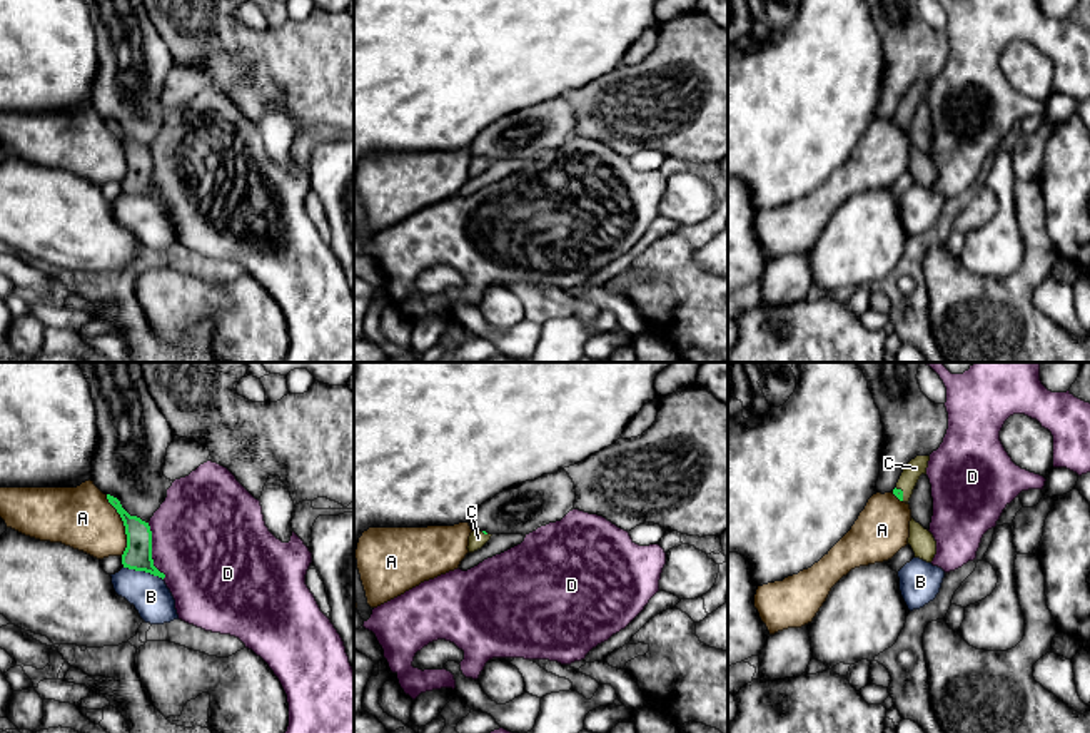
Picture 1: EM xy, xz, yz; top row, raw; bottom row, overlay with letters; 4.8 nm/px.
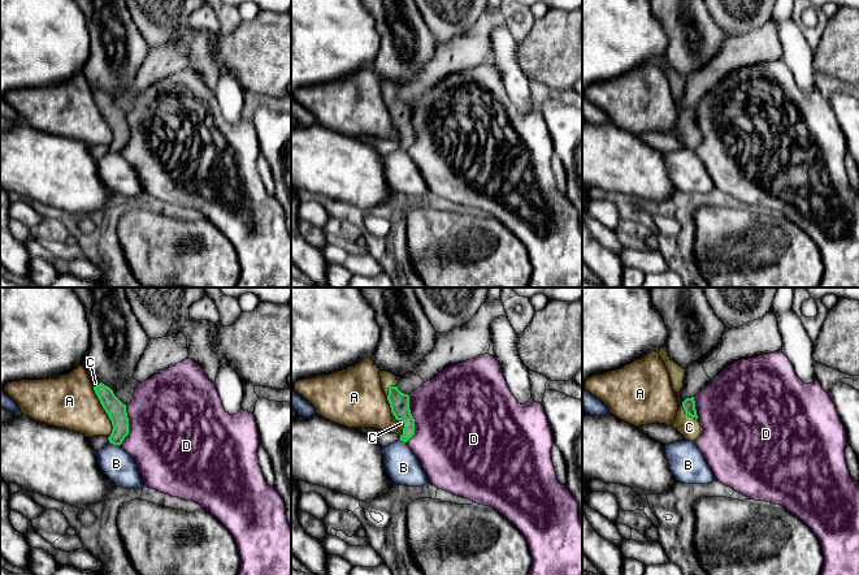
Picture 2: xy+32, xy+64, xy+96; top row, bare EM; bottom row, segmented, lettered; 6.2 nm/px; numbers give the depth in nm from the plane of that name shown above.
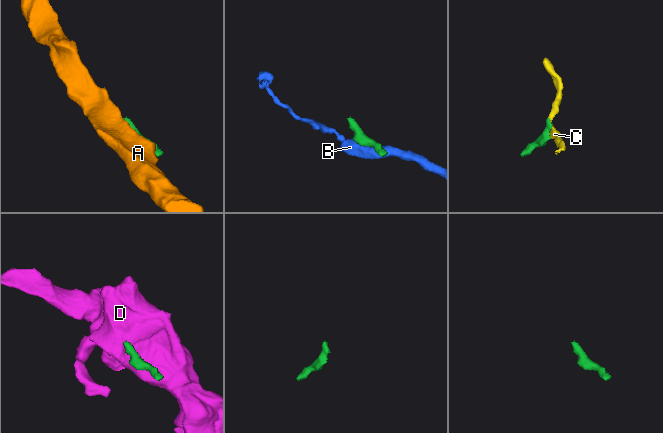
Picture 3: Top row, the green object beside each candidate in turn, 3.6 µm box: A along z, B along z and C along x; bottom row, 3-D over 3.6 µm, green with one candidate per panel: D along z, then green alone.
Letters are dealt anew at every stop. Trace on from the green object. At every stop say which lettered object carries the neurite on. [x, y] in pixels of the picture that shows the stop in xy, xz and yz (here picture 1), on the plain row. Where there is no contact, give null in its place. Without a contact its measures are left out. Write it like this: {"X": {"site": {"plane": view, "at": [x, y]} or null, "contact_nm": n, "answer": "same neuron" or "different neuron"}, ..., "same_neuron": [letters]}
{"A": {"site": {"plane": "xy", "at": [124, 151]}, "contact_nm": 300, "answer": "different neuron"}, "B": {"site": {"plane": "xy", "at": [144, 196]}, "contact_nm": 200, "answer": "different neuron"}, "C": {"site": {"plane": "yz", "at": [902, 119]}, "contact_nm": 80, "answer": "same neuron"}, "D": {"site": {"plane": "xy", "at": [151, 177]}, "contact_nm": 280, "answer": "different neuron"}, "same_neuron": ["C"]}

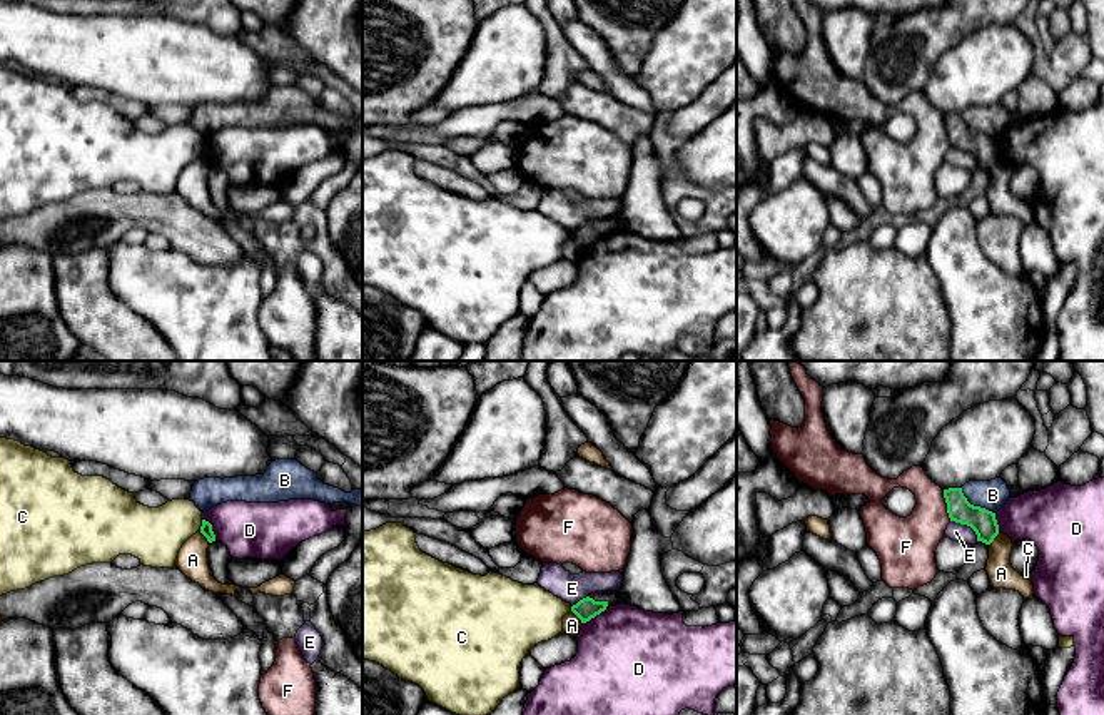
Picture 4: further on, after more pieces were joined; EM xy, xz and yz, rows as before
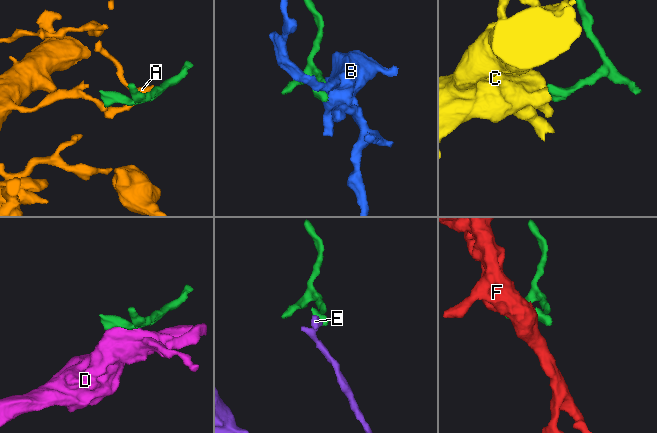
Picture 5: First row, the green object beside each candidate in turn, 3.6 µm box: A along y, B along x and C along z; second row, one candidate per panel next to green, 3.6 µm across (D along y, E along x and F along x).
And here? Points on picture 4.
{"A": {"site": {"plane": "yz", "at": [994, 162]}, "contact_nm": 90, "answer": "different neuron"}, "B": {"site": {"plane": "yz", "at": [976, 132]}, "contact_nm": 200, "answer": "different neuron"}, "C": {"site": {"plane": "xy", "at": [202, 151]}, "contact_nm": 60, "answer": "different neuron"}, "D": {"site": {"plane": "xy", "at": [211, 154]}, "contact_nm": 120, "answer": "different neuron"}, "E": {"site": {"plane": "yz", "at": [967, 151]}, "contact_nm": 170, "answer": "different neuron"}, "F": {"site": {"plane": "yz", "at": [947, 131]}, "contact_nm": 160, "answer": "different neuron"}, "same_neuron": []}

